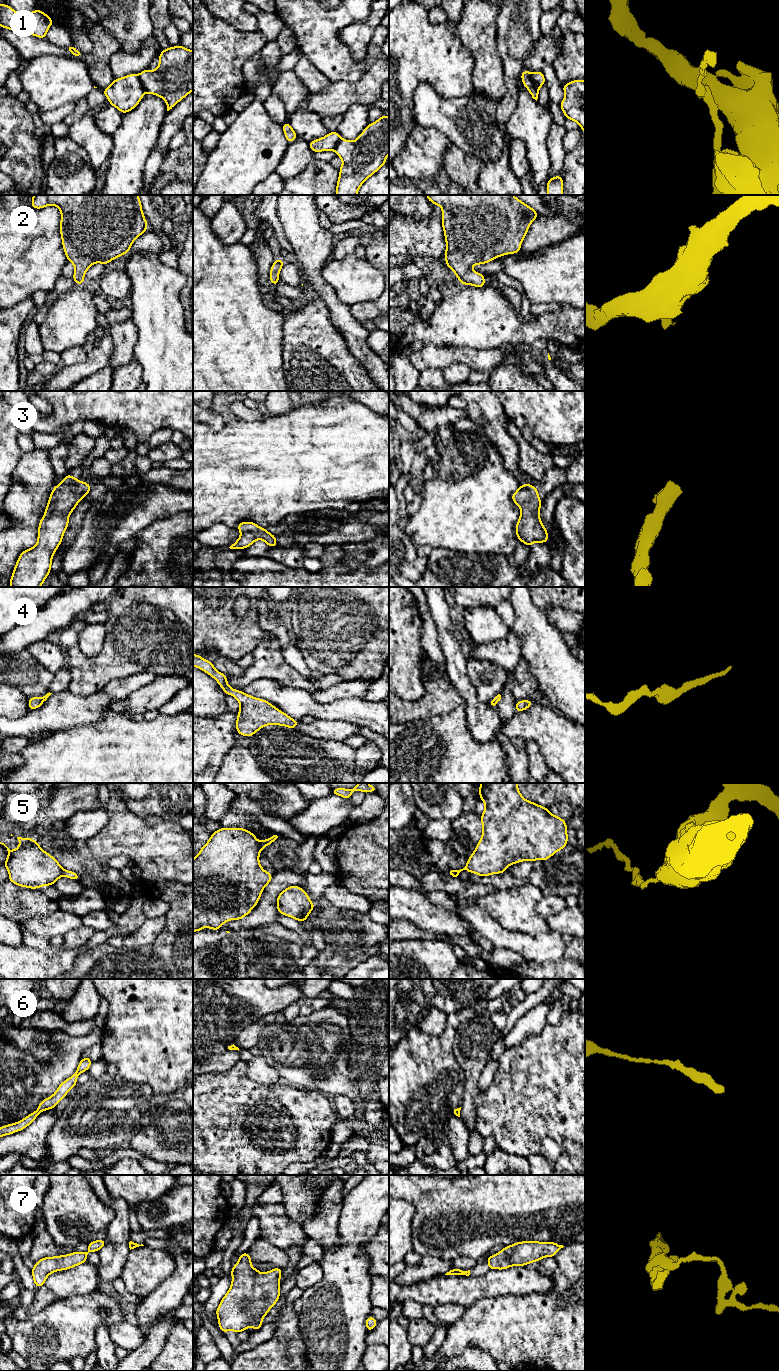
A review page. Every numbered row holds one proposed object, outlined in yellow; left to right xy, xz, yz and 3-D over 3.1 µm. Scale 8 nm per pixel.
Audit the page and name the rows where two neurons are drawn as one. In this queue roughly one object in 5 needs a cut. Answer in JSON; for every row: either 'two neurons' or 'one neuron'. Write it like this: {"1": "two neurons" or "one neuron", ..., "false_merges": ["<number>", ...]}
{"1": "two neurons", "2": "one neuron", "3": "one neuron", "4": "one neuron", "5": "two neurons", "6": "one neuron", "7": "one neuron", "false_merges": ["1", "5"]}

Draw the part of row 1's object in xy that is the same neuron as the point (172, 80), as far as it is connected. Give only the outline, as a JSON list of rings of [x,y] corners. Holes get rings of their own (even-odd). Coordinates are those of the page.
[[[181,45],[170,46],[159,55],[158,67],[151,71],[145,69],[139,75],[145,92],[160,96],[167,103],[167,111],[193,91],[193,51]]]

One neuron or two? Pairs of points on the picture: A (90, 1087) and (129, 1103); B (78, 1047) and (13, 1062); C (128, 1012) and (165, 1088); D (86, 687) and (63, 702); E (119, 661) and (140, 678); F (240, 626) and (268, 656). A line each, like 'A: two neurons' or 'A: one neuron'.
A: one neuron
B: one neuron
C: one neuron
D: two neurons
E: two neurons
F: two neurons

